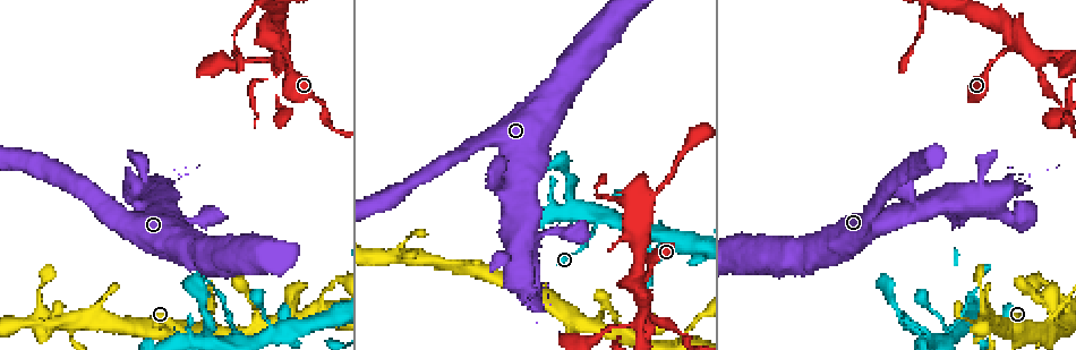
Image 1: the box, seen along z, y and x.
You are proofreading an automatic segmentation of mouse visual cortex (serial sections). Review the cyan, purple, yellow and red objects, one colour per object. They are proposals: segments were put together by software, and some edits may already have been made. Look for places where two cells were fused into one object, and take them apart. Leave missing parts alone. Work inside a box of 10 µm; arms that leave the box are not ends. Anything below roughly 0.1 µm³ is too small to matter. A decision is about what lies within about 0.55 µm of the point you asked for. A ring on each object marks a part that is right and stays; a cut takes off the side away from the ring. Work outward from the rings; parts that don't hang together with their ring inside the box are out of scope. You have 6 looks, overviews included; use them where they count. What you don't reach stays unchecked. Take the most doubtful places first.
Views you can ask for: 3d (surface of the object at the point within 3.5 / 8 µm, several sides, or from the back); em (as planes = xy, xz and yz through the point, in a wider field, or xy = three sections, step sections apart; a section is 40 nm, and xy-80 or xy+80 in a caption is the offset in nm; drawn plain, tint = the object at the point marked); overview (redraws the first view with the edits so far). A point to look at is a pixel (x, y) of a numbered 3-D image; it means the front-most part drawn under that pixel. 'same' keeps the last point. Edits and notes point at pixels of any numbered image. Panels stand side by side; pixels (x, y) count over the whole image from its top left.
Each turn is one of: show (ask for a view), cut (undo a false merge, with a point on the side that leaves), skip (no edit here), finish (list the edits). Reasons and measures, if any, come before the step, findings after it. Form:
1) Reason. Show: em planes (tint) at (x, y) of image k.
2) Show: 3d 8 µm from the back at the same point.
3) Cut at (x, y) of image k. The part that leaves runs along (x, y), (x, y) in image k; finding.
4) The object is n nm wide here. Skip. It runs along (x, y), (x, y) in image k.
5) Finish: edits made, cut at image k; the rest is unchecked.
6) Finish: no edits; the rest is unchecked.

Side arm on a straight run. Show: 3d 8 µm at (570, 328) of image 1.

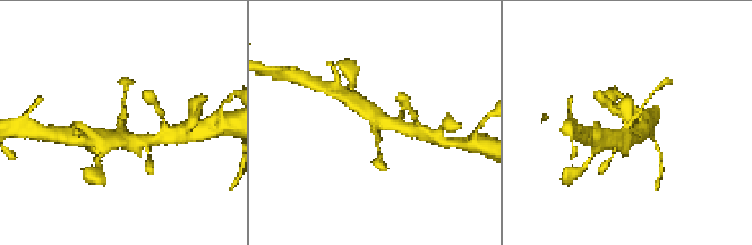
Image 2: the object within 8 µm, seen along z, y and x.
Zoom in. Show: 3d 3.5 µm at the same point.

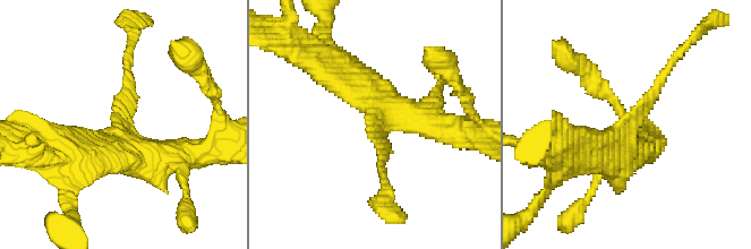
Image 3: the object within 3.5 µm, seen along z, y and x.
3 arms meet here; the arms are 150, 400, 400 nm wide. Show: em xy step 5 (tint) at (377, 119) of image 3.

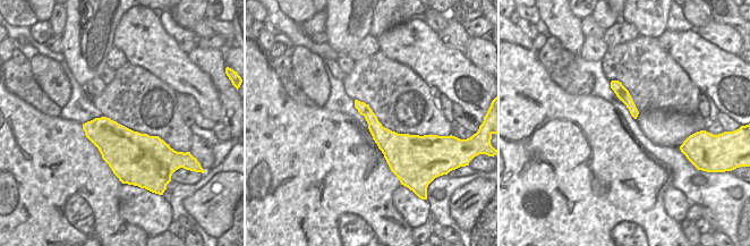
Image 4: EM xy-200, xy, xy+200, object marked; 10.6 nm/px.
The object is 220 nm wide here. Skip. It runs along (573, 157), (603, 157), (666, 70) in image 3; all the same cell.

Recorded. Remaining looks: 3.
Small branch off a trunk. Show: 3d 8 µm at (277, 58) of image 1.

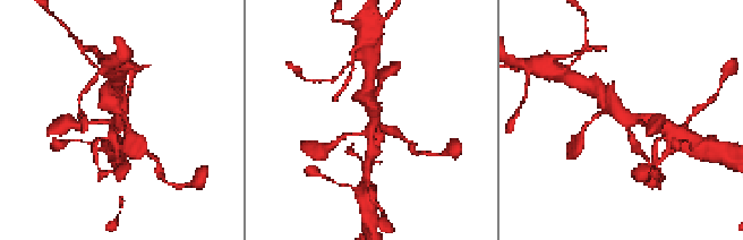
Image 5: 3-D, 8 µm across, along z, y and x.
4 arms meet here; the arms are 100, 150, 350, 450 nm wide; need the tissue. Show: em xy step 5 (tint) at the same point.

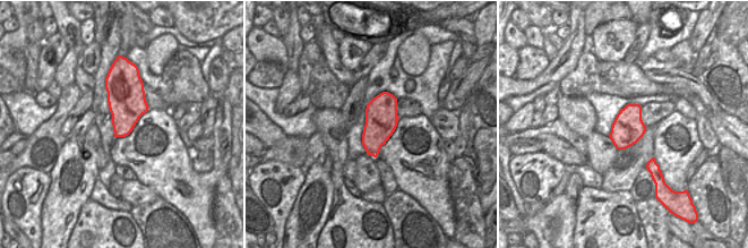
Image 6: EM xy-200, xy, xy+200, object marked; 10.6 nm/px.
Skip. It runs along (369, 101), (373, 126), (341, 137) in image 5; all the same cell.

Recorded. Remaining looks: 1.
Finish: no edits; the rest is unchecked.

